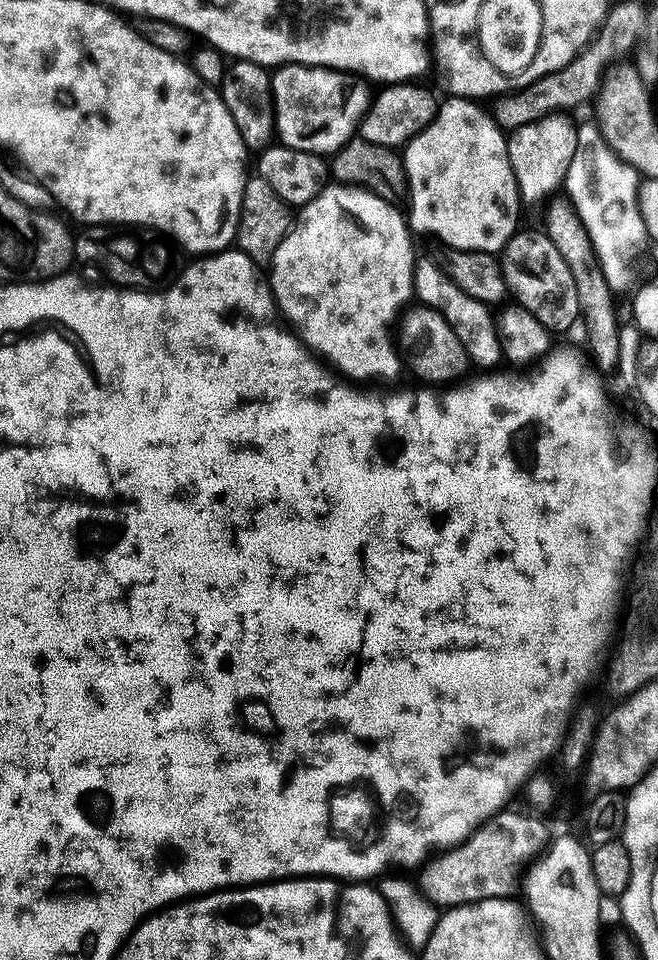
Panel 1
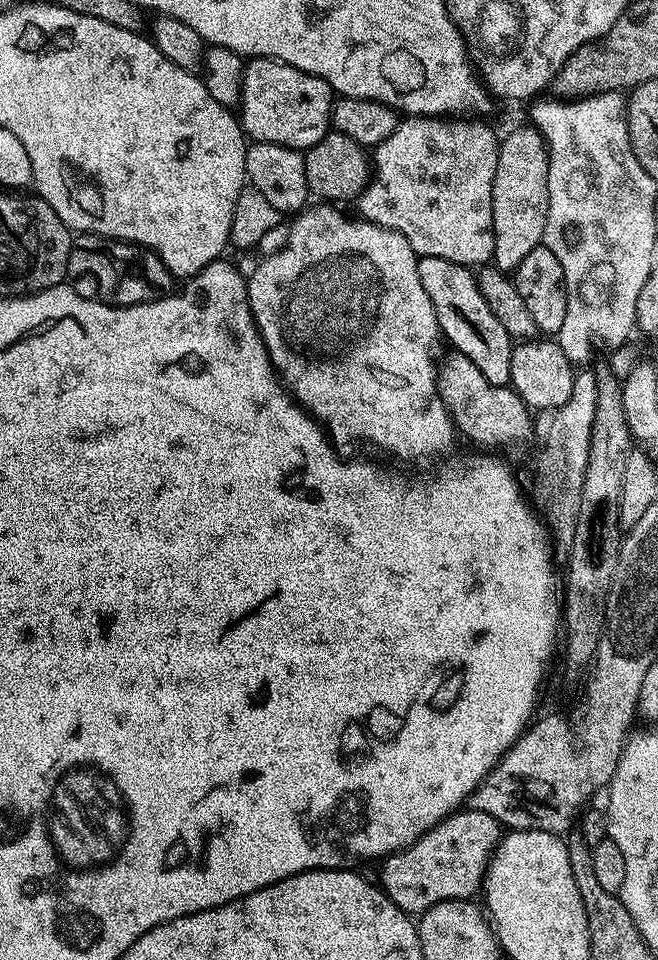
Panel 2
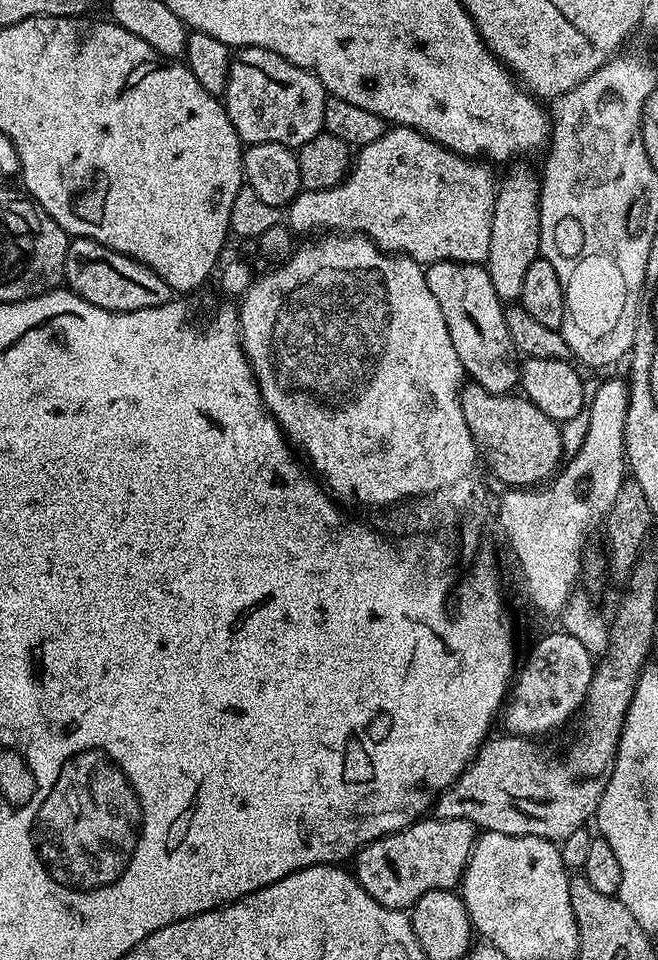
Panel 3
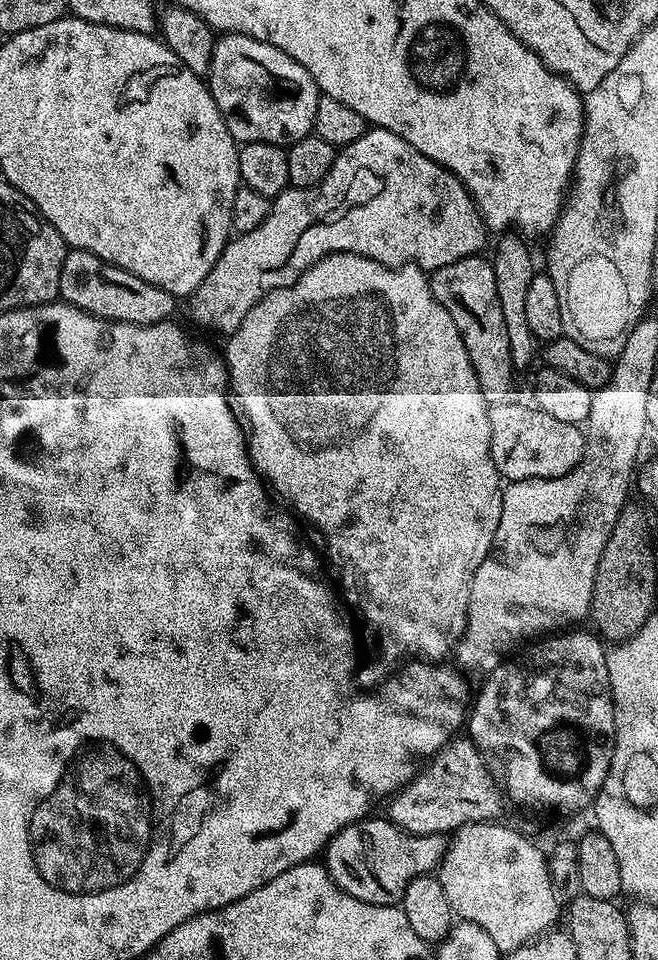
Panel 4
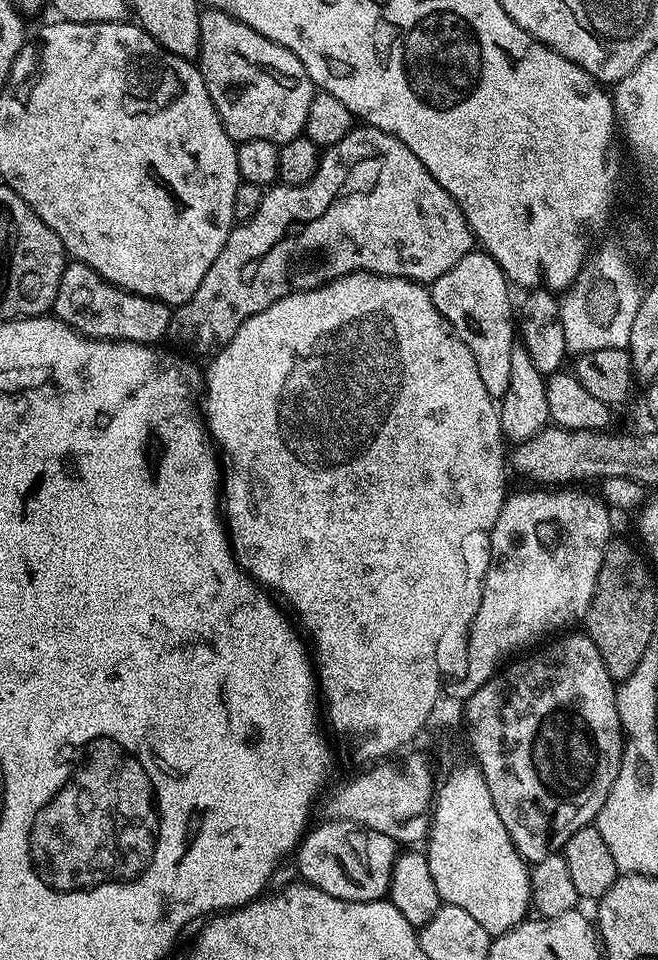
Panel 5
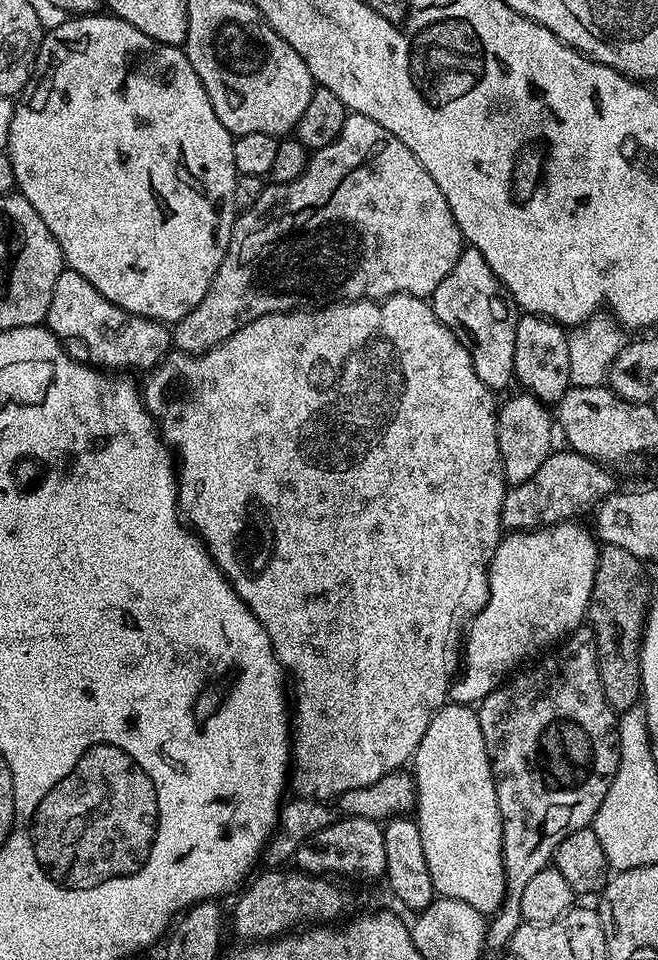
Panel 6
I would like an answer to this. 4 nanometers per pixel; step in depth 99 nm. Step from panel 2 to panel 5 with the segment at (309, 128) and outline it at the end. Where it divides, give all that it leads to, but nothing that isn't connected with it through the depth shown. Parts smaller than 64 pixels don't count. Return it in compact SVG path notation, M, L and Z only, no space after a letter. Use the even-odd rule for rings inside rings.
M204 8L200 13L198 67L231 140L262 138L281 145L303 133L314 85L306 66L286 46L262 38L258 30L222 10Z

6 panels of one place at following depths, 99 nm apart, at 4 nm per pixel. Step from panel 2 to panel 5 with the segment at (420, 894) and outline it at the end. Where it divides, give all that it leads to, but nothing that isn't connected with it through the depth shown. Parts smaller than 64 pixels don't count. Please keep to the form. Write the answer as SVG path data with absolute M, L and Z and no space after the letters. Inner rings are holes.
M330 820L320 822L300 841L295 853L299 879L313 884L318 890L334 898L350 902L382 900L388 895L388 883L392 881L392 867L396 864L398 845L395 840L378 834L353 820Z

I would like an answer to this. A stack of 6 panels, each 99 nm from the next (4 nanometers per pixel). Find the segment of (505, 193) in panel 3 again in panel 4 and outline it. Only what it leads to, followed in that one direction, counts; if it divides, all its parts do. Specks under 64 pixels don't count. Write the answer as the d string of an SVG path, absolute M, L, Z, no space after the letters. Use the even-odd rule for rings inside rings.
M504 234L499 237L496 244L496 256L491 257L492 269L496 278L496 285L500 291L500 305L504 318L504 338L506 341L506 356L512 361L513 369L528 368L532 359L537 359L538 341L526 322L526 293L530 290L530 282L538 274L538 268L532 265L532 252L523 244L523 239L512 234Z

